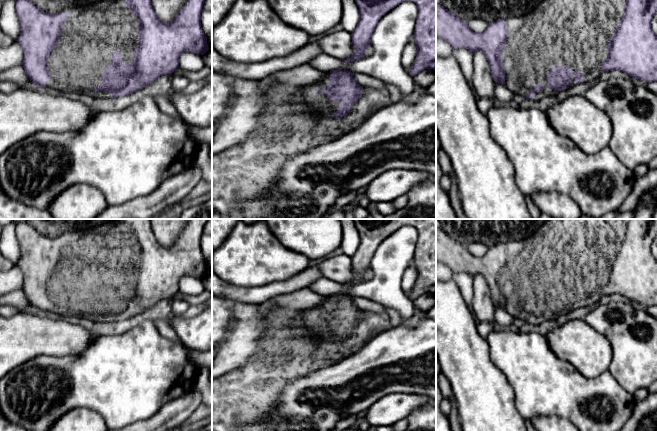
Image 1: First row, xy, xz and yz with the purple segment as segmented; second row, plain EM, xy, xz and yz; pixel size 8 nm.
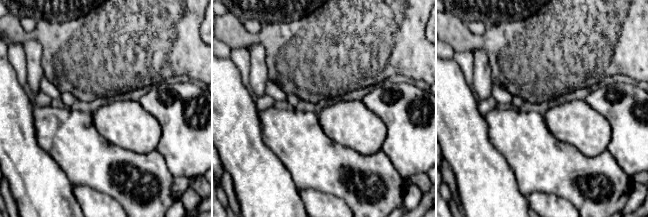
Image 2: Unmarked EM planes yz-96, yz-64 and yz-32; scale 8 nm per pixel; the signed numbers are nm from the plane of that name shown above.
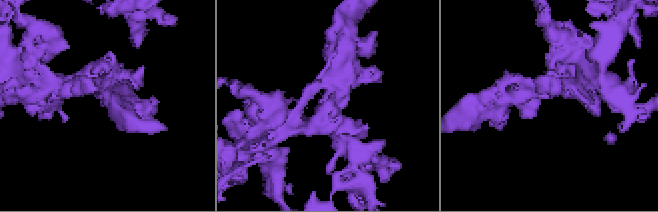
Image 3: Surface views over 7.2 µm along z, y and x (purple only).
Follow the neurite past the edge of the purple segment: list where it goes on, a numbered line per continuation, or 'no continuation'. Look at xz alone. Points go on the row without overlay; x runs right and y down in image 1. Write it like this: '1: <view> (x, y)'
1: xz (320, 330)

